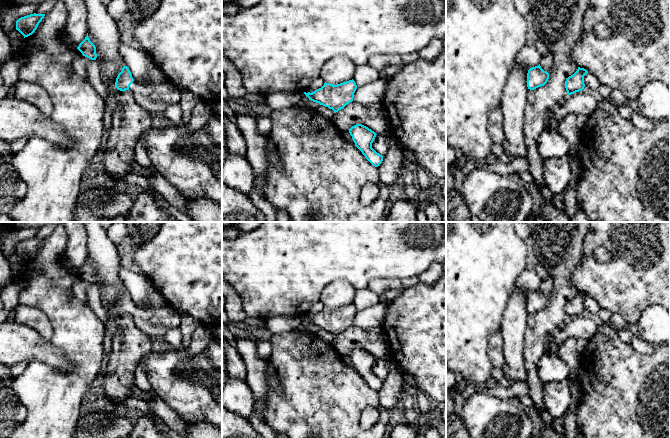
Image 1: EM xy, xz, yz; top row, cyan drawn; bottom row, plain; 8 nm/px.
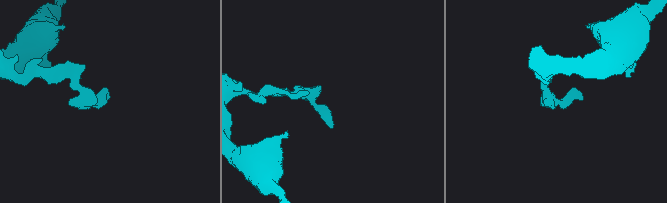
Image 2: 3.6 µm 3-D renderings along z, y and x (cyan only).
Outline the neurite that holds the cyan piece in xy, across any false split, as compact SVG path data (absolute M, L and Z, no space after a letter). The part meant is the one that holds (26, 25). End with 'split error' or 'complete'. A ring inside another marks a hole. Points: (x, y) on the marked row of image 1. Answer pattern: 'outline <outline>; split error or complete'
outline M34 13L21 17L16 21L16 30L18 30L24 38L28 37L35 32L44 16L45 14Z; complete

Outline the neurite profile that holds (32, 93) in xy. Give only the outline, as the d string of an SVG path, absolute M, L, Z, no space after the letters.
M18 81L14 85L14 97L33 105L44 116L50 117L53 104L47 92L35 83Z

